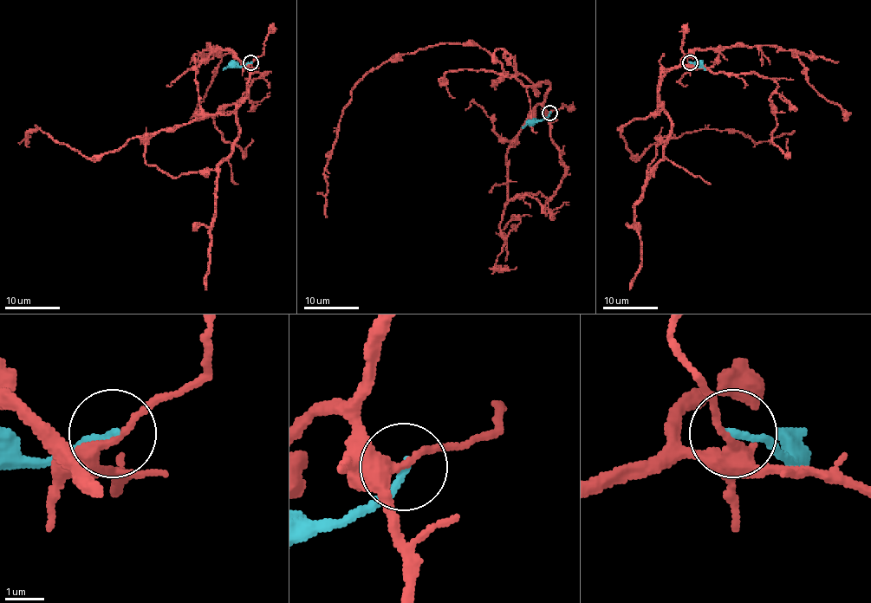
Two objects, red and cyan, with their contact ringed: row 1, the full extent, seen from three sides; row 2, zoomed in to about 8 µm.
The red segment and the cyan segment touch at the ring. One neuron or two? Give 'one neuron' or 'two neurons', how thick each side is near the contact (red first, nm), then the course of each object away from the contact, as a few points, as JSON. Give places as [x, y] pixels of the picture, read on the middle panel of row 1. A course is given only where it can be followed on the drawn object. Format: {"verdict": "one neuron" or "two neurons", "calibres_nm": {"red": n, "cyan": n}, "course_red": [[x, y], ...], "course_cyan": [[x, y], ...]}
{"verdict": "two neurons", "calibres_nm": {"red": 300, "cyan": 190}, "course_red": [[549, 113], [547, 81], [507, 74], [477, 45], [388, 59], [343, 110], [324, 173], [327, 217]], "course_cyan": [[549, 113], [541, 119], [530, 119], [522, 128]]}

